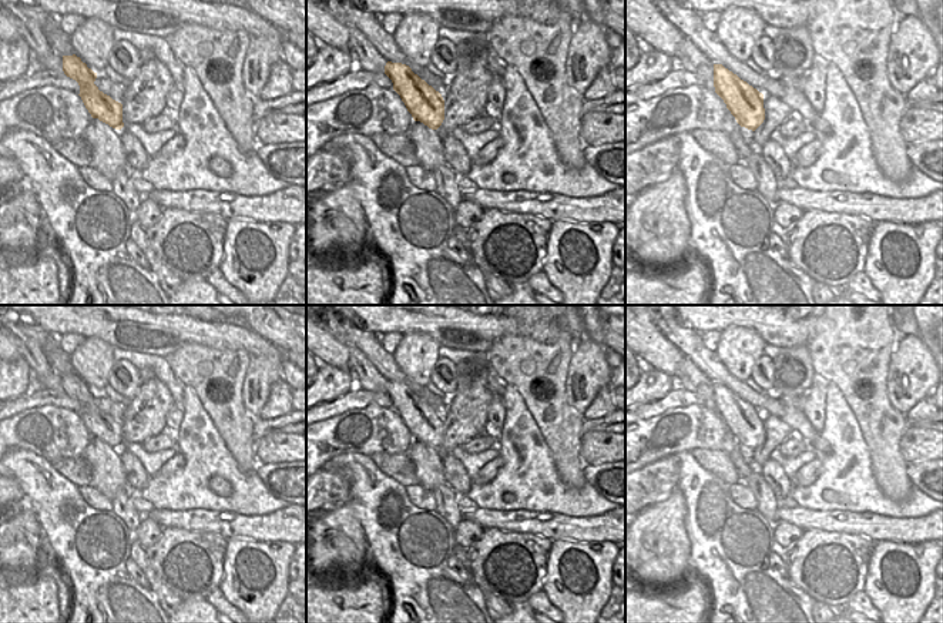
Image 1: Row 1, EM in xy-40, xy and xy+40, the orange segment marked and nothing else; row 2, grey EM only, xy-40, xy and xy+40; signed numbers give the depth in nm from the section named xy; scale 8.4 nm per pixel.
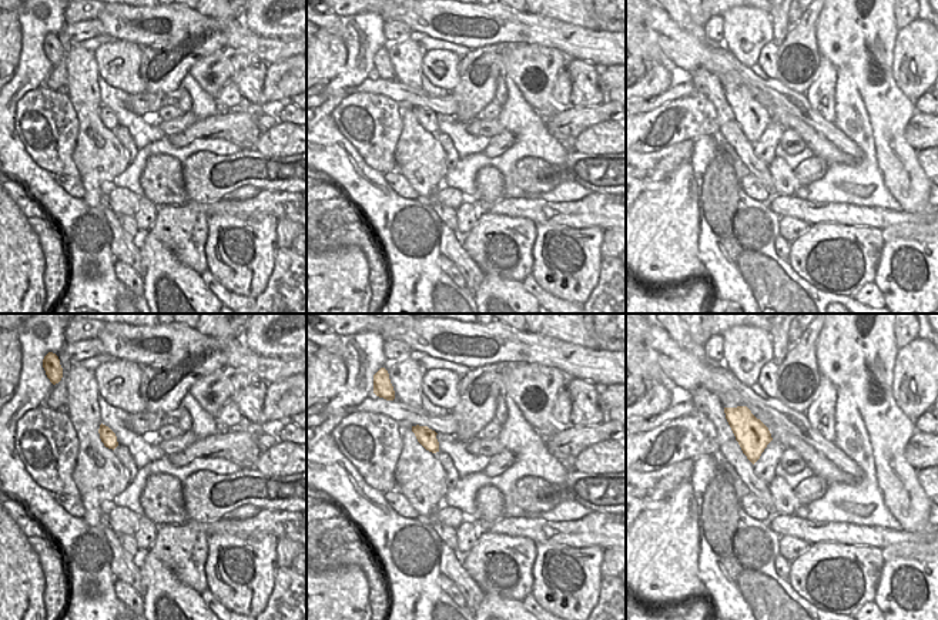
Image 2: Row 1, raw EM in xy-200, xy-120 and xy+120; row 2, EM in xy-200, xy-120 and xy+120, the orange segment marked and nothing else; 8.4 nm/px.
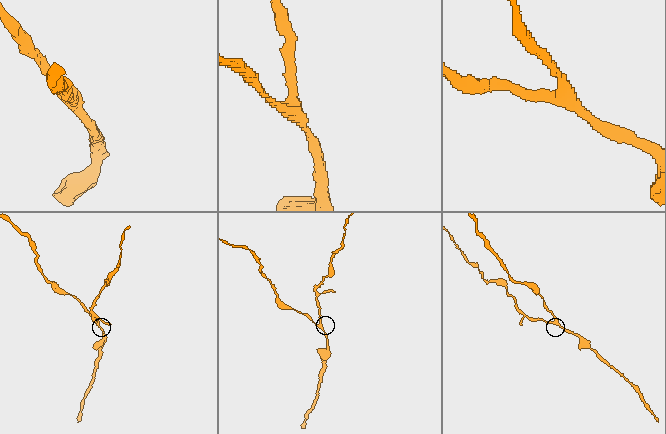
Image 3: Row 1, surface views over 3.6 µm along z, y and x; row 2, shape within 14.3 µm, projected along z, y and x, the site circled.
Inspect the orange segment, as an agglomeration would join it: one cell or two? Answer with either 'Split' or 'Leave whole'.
Leave whole.

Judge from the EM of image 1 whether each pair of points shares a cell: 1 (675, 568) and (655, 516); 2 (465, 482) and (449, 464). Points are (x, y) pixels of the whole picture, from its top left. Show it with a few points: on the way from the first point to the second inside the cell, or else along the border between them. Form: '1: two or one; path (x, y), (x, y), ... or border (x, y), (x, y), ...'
1: one; path (663, 555), (657, 549), (655, 529)
2: one; path (460, 478), (453, 468)

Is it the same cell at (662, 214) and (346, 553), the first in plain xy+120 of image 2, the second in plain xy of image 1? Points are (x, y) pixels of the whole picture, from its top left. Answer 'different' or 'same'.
same

